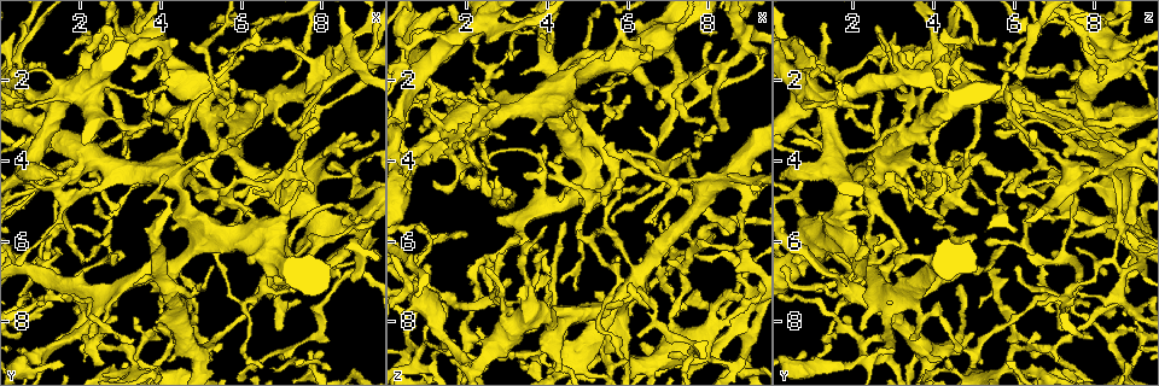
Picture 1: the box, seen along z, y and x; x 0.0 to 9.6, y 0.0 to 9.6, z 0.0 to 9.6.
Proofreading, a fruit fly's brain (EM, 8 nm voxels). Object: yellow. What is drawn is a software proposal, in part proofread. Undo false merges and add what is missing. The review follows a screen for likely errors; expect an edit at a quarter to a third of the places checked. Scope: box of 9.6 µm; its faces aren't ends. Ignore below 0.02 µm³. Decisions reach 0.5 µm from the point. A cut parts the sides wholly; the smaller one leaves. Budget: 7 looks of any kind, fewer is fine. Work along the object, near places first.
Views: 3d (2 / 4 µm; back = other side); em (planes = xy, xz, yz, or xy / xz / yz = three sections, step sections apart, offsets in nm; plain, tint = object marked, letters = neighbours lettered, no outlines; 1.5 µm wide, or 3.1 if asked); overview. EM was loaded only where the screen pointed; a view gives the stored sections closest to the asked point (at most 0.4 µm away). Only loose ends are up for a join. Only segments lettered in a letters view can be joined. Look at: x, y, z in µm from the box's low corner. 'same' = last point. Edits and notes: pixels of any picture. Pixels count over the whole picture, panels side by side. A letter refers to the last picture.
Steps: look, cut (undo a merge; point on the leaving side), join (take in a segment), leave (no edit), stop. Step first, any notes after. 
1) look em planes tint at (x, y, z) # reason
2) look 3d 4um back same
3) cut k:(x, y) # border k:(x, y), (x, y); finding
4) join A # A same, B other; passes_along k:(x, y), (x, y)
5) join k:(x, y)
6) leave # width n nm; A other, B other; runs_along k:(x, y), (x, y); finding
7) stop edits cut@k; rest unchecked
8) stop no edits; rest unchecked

look 3d 4um at (2.05, 8.75, 4.75) # thin end

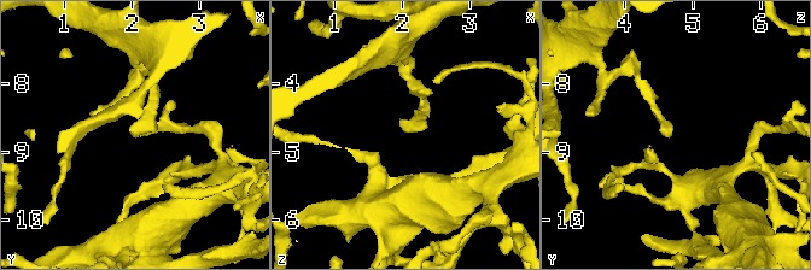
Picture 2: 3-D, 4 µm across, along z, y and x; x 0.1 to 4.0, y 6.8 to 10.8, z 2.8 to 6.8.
look em xz step 8 letters at (2.00, 8.75, 4.65)

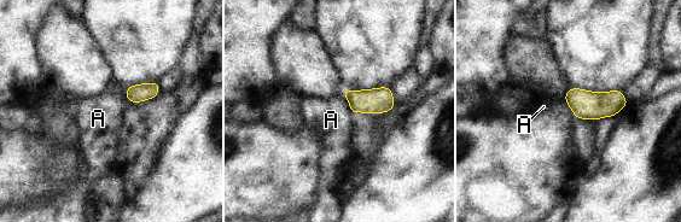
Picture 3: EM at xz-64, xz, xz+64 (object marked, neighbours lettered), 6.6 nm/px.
look em planes letters same

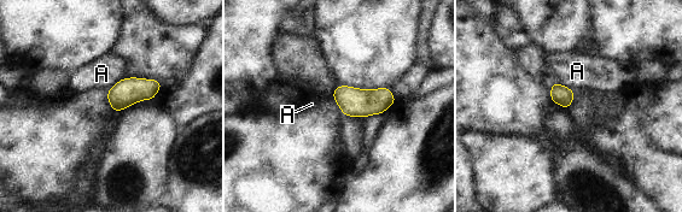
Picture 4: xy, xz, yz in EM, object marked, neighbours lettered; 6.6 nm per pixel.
leave # width 130 nm; A other; border 4:(555, 81), (575, 90); none of them fits

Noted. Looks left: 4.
look 3d 4um at (4.25, 1.70, 9.00) # thick turns thin

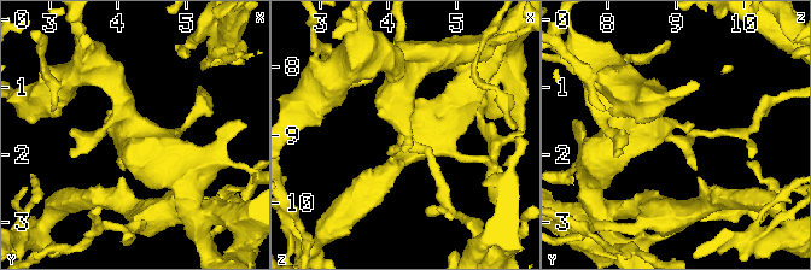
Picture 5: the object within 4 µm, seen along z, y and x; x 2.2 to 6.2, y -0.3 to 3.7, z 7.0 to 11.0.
look em xy step 8 tint at (4.25, 1.75, 9.00) # now the EM

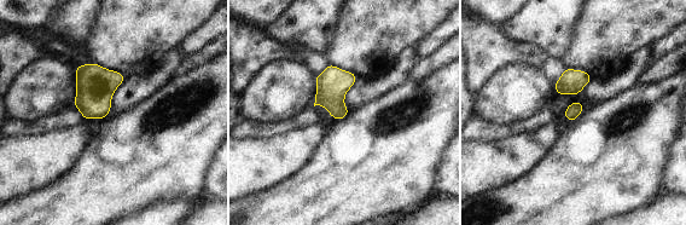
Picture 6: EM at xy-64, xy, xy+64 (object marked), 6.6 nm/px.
look em xz step 8 letters same # cut it another way

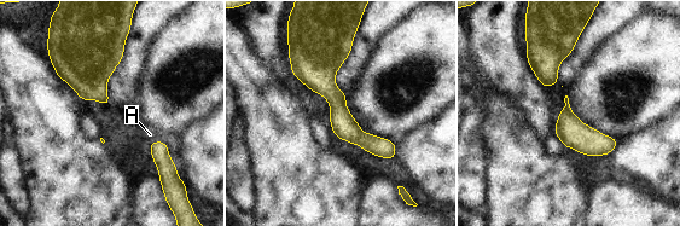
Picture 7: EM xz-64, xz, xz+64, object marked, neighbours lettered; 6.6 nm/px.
leave # A other; runs_along 7:(335, 44), (340, 117), (390, 155); all the same cell

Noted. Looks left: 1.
stop no edits; rest unchecked

